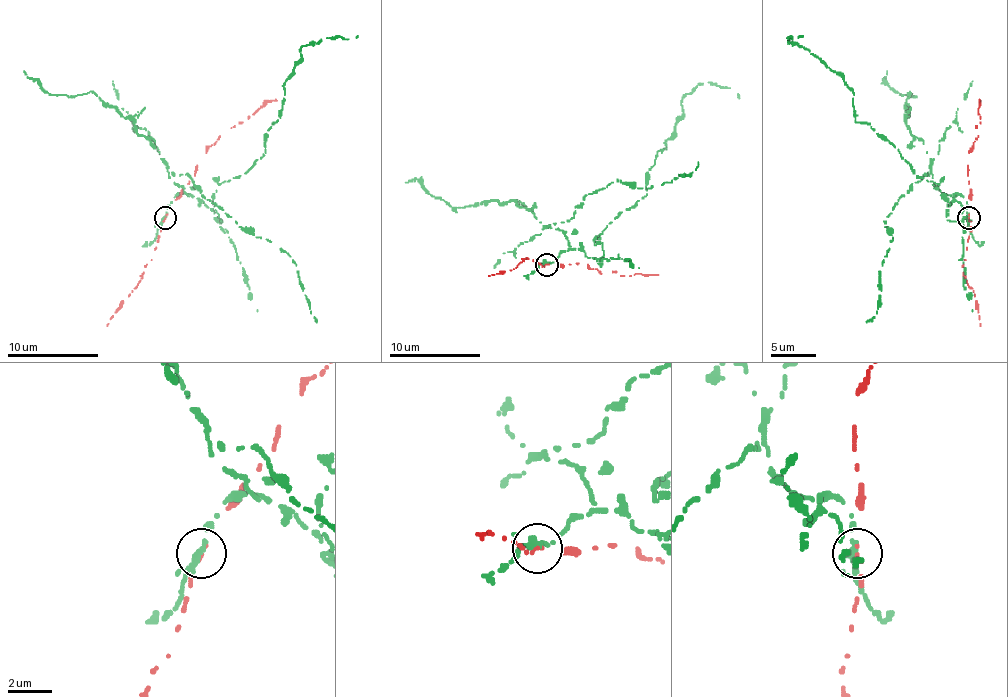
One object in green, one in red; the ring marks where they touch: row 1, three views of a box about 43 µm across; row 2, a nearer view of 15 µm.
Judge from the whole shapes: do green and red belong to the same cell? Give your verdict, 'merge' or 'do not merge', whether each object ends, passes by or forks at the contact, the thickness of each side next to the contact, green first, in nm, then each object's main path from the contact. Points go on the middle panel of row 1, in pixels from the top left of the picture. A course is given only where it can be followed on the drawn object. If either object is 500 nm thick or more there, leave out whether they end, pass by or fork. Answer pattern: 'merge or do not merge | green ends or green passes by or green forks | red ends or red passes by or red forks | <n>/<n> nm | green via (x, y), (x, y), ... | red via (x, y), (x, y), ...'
do not merge | green forks | red ends | 200/150 nm | green via (546, 264), (566, 250), (603, 254), (598, 234), (646, 195), (682, 97), (707, 81), (739, 97) | red via (546, 264), (575, 264), (600, 273), (657, 275)

